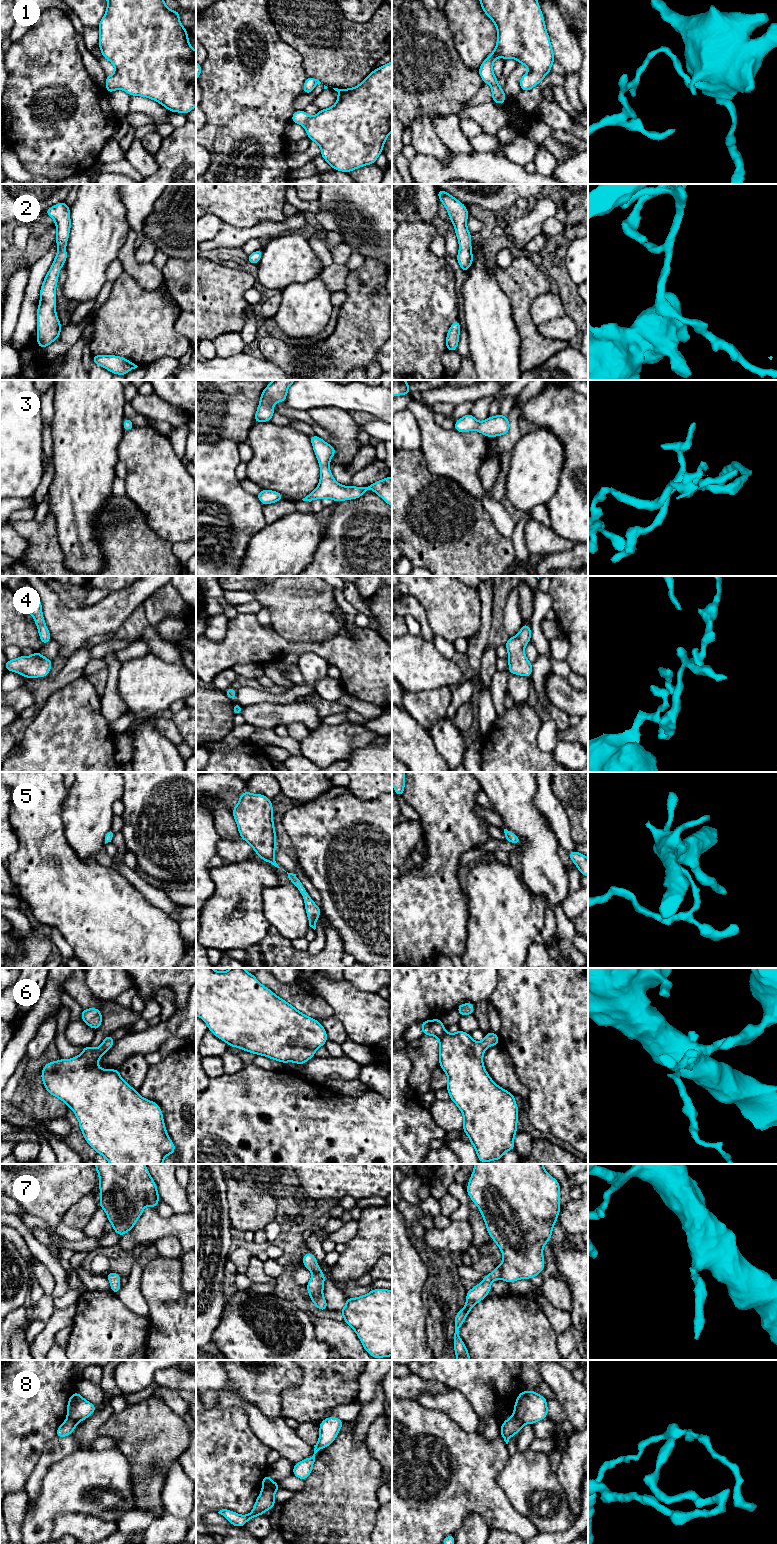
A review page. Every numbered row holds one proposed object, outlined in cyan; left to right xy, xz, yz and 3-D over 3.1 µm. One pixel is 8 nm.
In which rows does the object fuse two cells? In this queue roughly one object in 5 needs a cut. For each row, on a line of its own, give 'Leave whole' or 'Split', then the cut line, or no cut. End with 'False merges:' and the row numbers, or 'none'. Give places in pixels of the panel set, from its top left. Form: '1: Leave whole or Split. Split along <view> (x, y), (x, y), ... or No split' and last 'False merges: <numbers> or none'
1: Leave whole. No split
2: Leave whole. No split
3: Leave whole. No split
4: Leave whole. No split
5: Leave whole. No split
6: Leave whole. No split
7: Leave whole. No split
8: Split. Split along xz (274, 1482), (262, 1489)
False merges: 8

